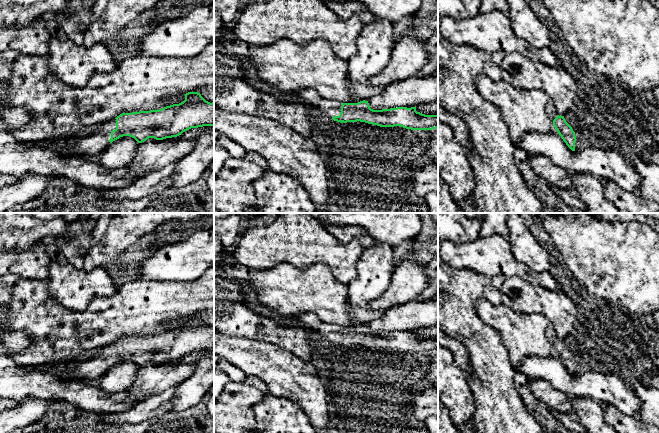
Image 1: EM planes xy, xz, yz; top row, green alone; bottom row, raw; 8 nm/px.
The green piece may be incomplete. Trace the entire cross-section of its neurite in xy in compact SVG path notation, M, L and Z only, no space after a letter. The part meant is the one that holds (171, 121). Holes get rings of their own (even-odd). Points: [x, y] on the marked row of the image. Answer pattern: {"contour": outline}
{"contour": "M188 92L185 94L185 100L179 104L159 110L122 113L100 124L100 129L95 134L77 138L70 152L76 157L94 156L101 154L110 143L123 136L130 136L138 143L142 143L148 138L163 140L177 137L191 128L203 126L214 126L214 102L206 101L198 92Z"}

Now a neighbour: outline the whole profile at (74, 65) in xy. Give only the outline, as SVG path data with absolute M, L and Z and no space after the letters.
M52 37L49 42L49 69L60 81L71 87L84 87L95 73L111 73L118 64L119 57L114 48L106 43L98 43L90 48L77 45L69 39Z

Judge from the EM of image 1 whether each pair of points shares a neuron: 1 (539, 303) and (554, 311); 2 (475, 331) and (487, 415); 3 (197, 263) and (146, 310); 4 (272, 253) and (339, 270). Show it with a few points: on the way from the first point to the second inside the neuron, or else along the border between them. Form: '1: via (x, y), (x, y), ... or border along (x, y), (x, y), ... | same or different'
1: via (543, 303), (550, 307) | same
2: via (487, 352), (487, 394) | same
3: border along (201, 275), (192, 280), (154, 280) | different
4: via (289, 253), (325, 253) | same

